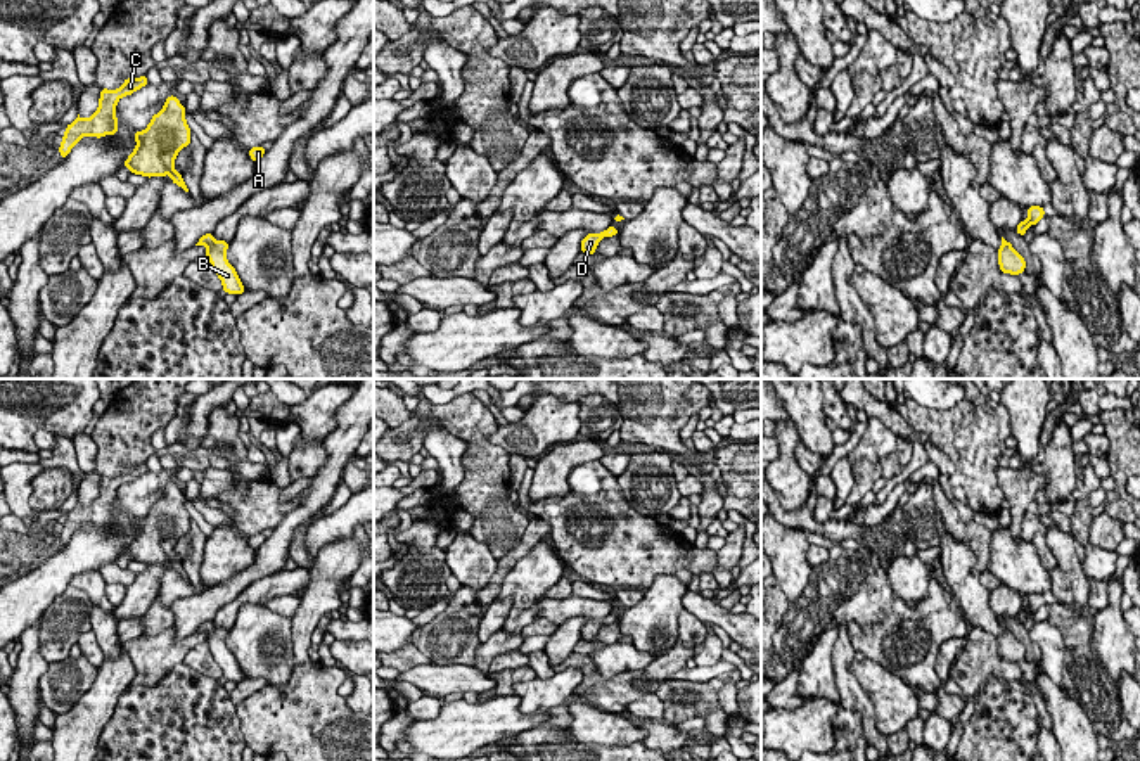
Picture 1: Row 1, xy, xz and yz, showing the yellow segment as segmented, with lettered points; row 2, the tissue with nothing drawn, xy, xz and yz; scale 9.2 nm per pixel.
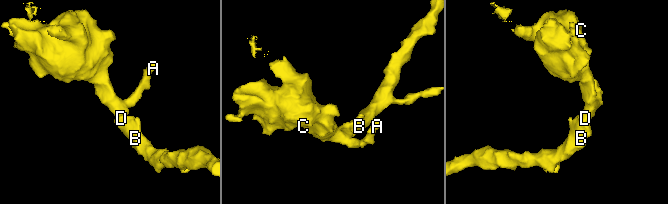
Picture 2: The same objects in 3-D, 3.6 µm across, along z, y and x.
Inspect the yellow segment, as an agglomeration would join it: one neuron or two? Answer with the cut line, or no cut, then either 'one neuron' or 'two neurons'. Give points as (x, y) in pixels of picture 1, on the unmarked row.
cut none; one neuron

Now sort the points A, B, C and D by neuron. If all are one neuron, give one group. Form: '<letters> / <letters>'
A B C D

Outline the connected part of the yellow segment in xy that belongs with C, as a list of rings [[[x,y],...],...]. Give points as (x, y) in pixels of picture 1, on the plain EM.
[[[147,464],[140,465],[126,465],[125,470],[116,477],[102,476],[99,486],[99,496],[88,505],[78,505],[66,514],[66,521],[62,524],[62,531],[59,534],[61,545],[66,547],[71,540],[73,533],[78,531],[85,522],[90,524],[106,524],[118,521],[118,505],[116,505],[116,491],[121,484],[131,483],[149,470]]]

